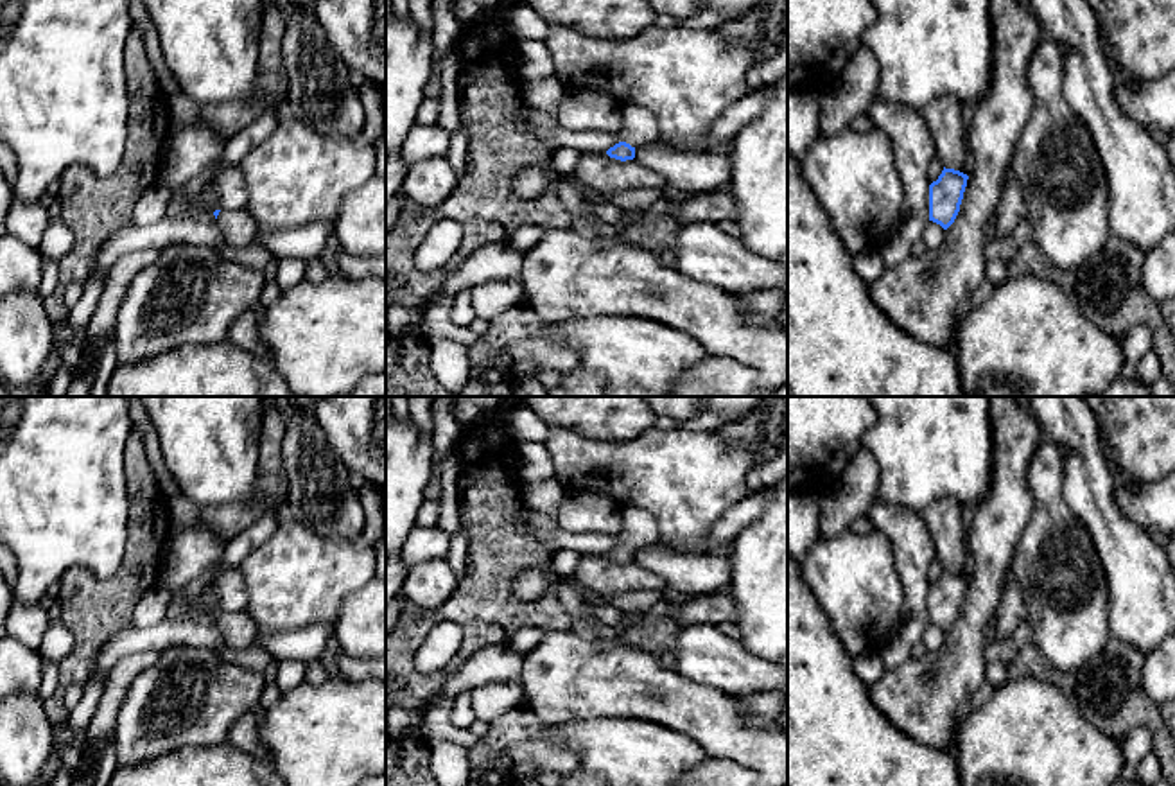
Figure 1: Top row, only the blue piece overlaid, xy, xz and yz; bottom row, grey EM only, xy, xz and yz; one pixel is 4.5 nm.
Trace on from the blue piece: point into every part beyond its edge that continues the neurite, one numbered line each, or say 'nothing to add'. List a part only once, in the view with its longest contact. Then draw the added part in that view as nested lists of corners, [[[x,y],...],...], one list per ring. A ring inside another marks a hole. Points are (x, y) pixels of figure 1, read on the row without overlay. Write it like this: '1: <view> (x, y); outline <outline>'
1: xz (639, 530); outline [[[624,508],[621,513],[621,544],[626,544],[637,551],[660,542],[657,522],[646,510]]]

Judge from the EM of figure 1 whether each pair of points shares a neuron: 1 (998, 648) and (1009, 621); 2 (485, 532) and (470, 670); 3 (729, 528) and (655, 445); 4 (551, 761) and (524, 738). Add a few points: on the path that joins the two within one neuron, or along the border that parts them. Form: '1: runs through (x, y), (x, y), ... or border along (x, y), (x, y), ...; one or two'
1: border along (1023, 616), (1009, 636), (994, 639); two
2: border along (506, 643), (483, 646), (440, 684); two
3: border along (748, 494), (713, 526), (705, 539), (684, 542); two
4: runs through (544, 756), (531, 745); one

